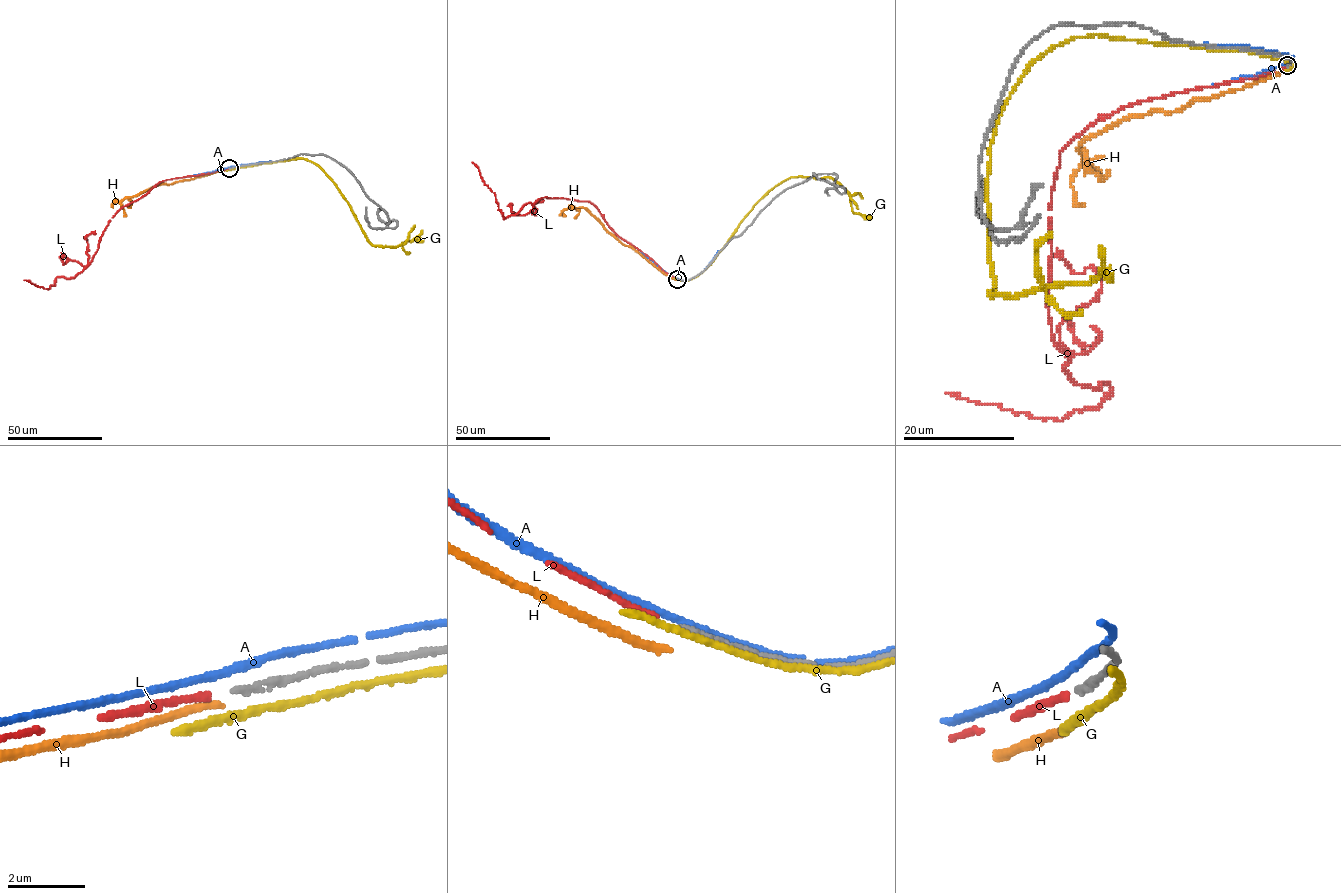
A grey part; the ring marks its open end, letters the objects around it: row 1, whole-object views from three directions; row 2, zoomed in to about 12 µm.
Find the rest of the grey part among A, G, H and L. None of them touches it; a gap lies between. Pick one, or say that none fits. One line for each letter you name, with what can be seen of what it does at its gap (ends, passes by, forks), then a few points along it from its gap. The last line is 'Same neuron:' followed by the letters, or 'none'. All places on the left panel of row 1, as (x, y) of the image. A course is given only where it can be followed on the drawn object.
L: it ends there; it runs (228, 168), (163, 180), (124, 206), (110, 220), (90, 263), (75, 277), (58, 276), (48, 289), (23, 280)
Same neuron: L

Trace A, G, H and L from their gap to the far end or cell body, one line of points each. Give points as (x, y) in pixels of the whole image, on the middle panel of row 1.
A: (677, 278), (687, 280), (697, 276), (718, 250)
G: (677, 279), (687, 280), (701, 273), (753, 206), (787, 179), (831, 177), (846, 190), (851, 210), (870, 215)
H: (676, 280), (622, 244), (583, 207), (569, 208), (571, 205), (572, 209)
L: (676, 278), (619, 237), (588, 201), (546, 196), (504, 218), (495, 194), (471, 162)

